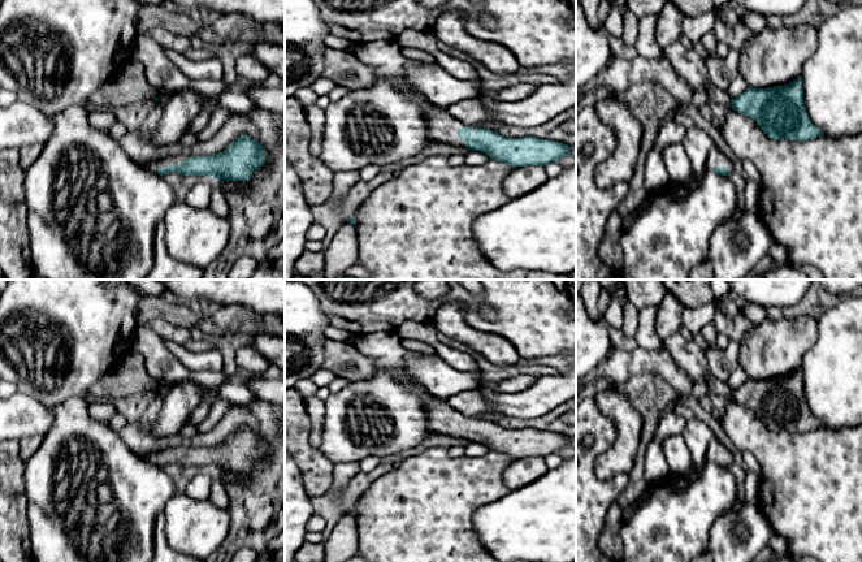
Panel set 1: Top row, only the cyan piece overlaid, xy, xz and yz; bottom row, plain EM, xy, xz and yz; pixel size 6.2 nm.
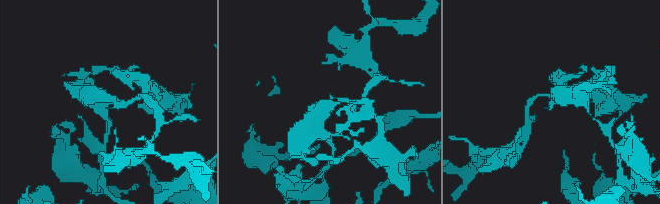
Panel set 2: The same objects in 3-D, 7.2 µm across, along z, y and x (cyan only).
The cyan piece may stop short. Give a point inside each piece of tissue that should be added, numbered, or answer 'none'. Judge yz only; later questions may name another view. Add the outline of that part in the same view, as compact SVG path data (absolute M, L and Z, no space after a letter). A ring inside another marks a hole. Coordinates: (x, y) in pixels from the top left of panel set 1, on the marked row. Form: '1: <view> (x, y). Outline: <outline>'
1: yz (715, 158). Outline: M714 146L707 155L706 168L707 170L712 170L715 167L728 167L729 172L733 172L731 160L719 148Z

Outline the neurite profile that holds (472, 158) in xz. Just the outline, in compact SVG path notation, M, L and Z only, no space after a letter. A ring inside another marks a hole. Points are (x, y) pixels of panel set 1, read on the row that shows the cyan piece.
M467 150L464 155L464 164L467 165L482 165L489 160L490 157L485 152L481 152L481 151Z

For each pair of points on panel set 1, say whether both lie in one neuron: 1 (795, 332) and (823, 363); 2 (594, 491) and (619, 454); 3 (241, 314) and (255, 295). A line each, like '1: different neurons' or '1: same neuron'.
1: different neurons
2: different neurons
3: different neurons

